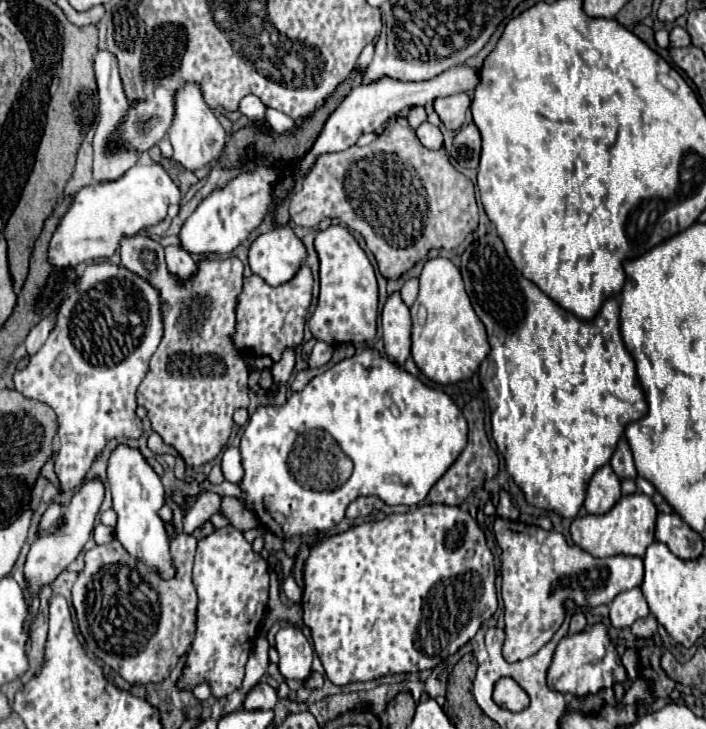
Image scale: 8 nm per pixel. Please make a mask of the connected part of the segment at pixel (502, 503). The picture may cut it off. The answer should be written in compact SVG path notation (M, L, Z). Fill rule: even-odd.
M504 489L499 493L499 504L496 507L496 515L503 519L509 519L510 521L518 521L520 512L514 507L509 495Z

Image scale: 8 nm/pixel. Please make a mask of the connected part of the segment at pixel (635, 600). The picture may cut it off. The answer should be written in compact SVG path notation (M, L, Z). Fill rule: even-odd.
M639 587L623 591L611 601L609 619L611 619L613 627L617 627L617 629L631 627L637 619L647 617L647 615L649 615L649 605Z

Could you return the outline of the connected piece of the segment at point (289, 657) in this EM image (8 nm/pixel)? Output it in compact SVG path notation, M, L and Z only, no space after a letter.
M295 627L279 629L275 637L275 647L279 653L279 671L285 679L305 681L311 675L313 649L299 629Z

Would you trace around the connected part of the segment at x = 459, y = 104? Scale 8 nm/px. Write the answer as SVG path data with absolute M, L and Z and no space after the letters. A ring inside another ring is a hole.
M457 93L457 95L435 99L437 115L441 117L443 125L453 131L457 131L463 125L469 105L471 105L471 99L467 93Z

